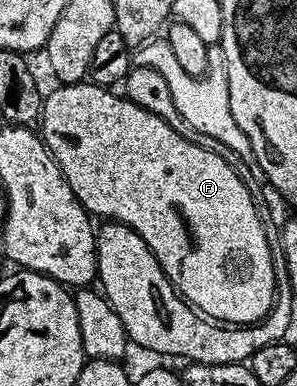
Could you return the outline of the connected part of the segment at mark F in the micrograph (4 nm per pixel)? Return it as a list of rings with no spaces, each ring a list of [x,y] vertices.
[[[89,80],[58,84],[55,87],[51,94],[45,95],[42,103],[40,137],[56,160],[64,180],[68,180],[68,188],[72,188],[76,200],[86,210],[86,213],[98,220],[123,222],[125,226],[138,233],[155,254],[156,260],[159,261],[178,294],[193,306],[199,315],[218,324],[249,326],[261,322],[269,314],[270,309],[274,307],[272,256],[270,255],[269,237],[265,234],[264,224],[261,223],[253,197],[240,180],[240,176],[236,176],[236,172],[232,172],[232,168],[228,168],[228,164],[224,164],[224,160],[220,160],[220,156],[212,156],[212,152],[204,152],[204,148],[196,148],[196,144],[184,140],[184,136],[172,132],[172,128],[168,128],[168,124],[164,124],[164,120],[160,120],[160,116],[148,112],[144,107],[138,106],[121,93],[118,93],[119,95],[113,94],[113,89],[95,85]]]

